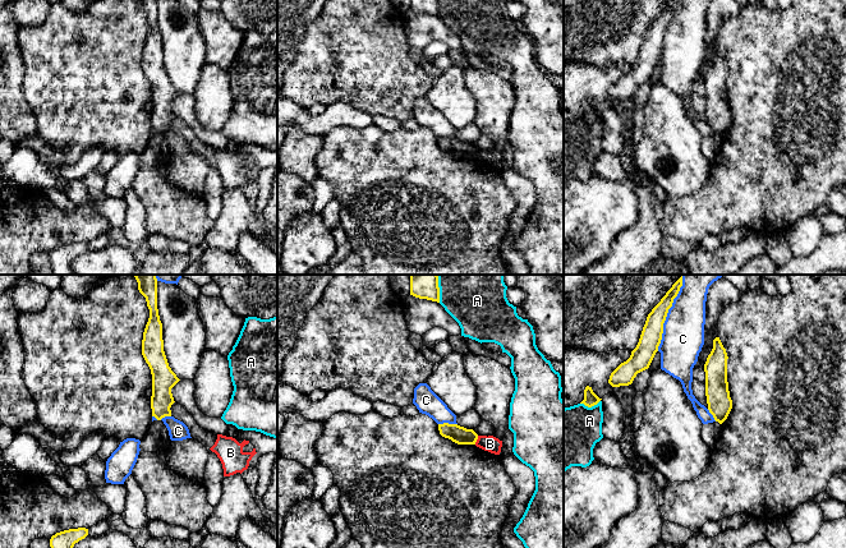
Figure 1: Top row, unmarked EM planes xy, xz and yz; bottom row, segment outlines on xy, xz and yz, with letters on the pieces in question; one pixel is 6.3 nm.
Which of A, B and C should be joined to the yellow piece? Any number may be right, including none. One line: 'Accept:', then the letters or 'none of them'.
Accept: none of them

